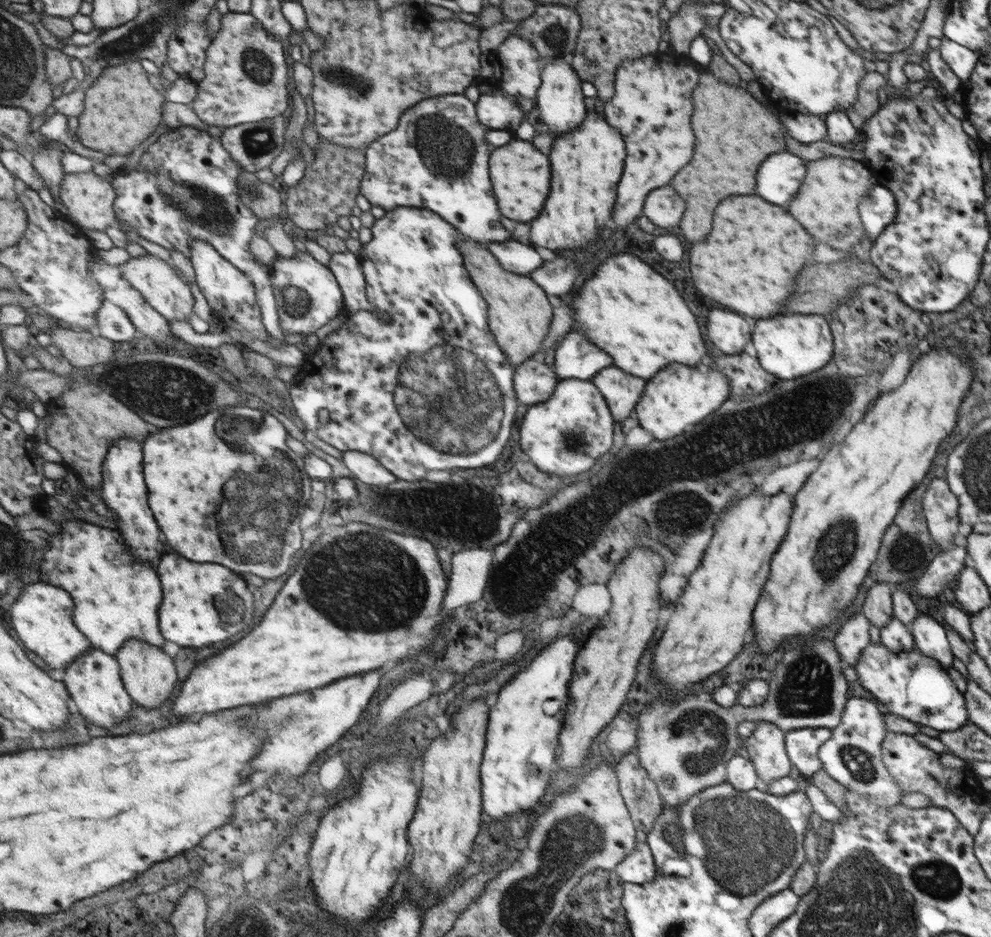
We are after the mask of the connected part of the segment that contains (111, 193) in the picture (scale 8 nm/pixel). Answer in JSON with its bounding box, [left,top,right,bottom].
[59,172,118,231]

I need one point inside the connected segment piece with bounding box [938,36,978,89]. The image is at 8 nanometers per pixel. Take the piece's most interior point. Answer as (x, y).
(960, 60)

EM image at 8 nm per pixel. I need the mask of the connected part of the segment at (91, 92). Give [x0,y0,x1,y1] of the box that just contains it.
[78,60,166,156]

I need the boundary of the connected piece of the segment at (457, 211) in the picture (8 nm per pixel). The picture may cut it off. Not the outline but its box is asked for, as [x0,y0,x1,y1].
[361,95,509,244]

